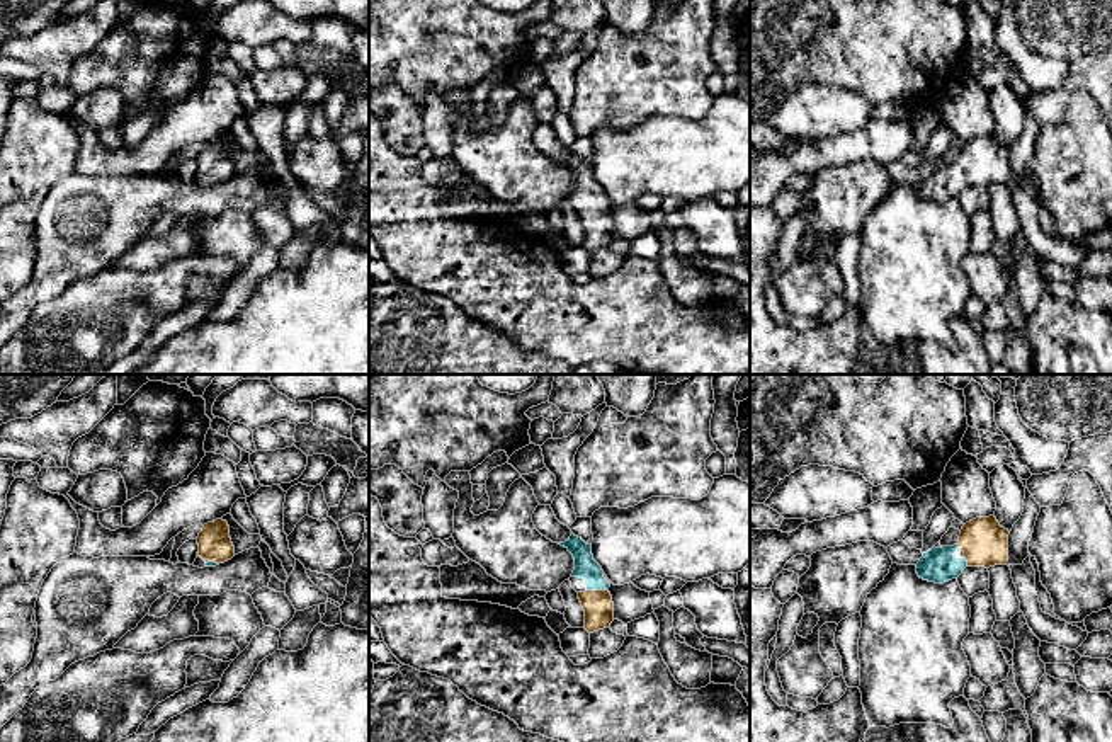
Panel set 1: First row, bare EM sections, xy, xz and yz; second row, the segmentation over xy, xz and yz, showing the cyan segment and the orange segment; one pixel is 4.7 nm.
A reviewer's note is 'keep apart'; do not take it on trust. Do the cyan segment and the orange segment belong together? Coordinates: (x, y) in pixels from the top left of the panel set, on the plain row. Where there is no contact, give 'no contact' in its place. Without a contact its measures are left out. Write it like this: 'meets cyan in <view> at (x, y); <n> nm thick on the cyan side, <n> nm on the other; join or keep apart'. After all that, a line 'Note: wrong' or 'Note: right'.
meets cyan in xz at (595, 208); 110 nm thick on the cyan side, 140 nm on the other; join
Note: wrong

